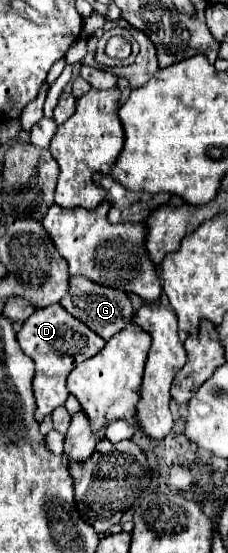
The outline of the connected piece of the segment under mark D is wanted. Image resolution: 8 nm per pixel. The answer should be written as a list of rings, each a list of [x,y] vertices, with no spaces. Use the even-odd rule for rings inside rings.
[[[54,303],[50,307],[36,309],[18,331],[18,343],[26,355],[30,355],[36,363],[36,375],[34,375],[34,397],[36,397],[36,421],[42,421],[46,415],[50,415],[56,407],[64,405],[68,399],[66,389],[66,377],[68,373],[82,361],[94,357],[106,341],[94,333],[90,327],[86,327],[82,321],[72,317],[62,305]]]

